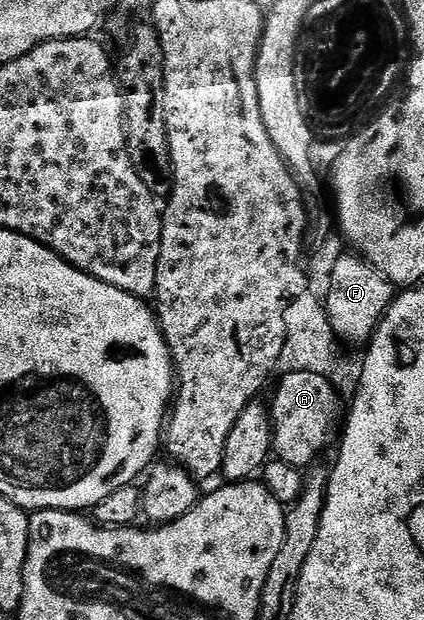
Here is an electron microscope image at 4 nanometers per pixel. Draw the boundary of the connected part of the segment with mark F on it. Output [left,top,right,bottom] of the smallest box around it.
[324,252,396,343]

